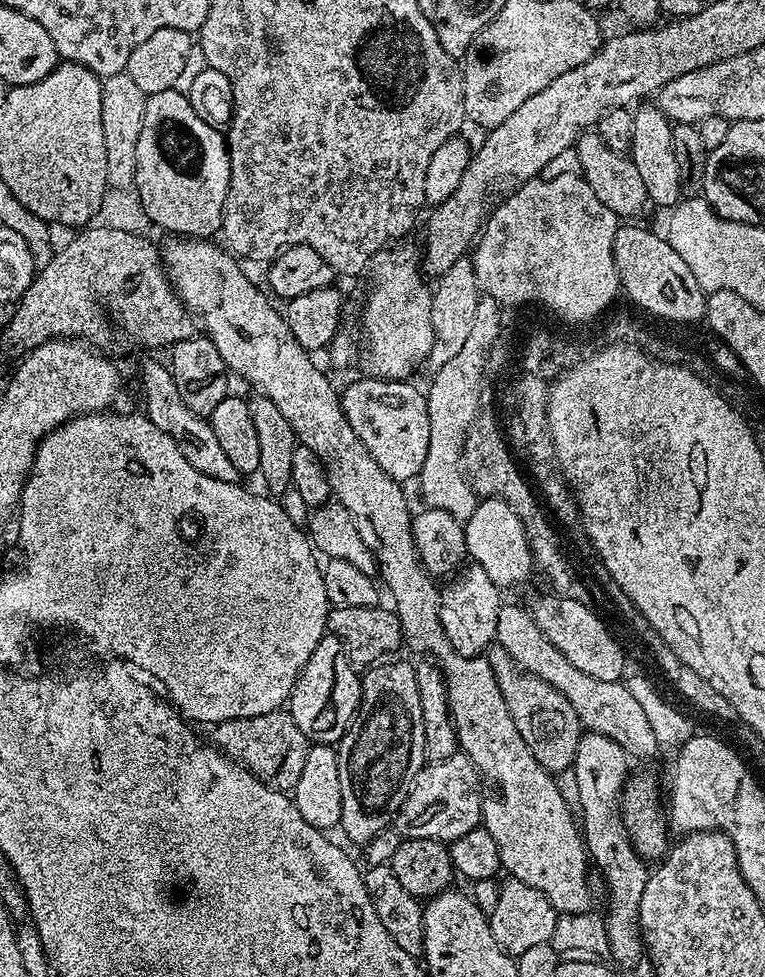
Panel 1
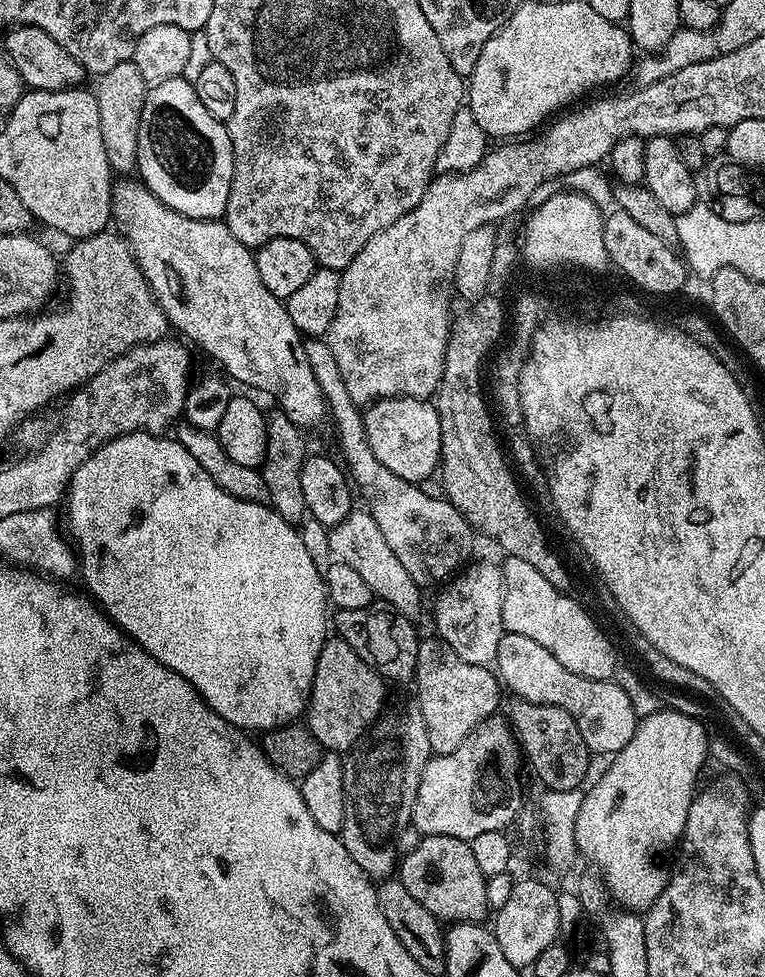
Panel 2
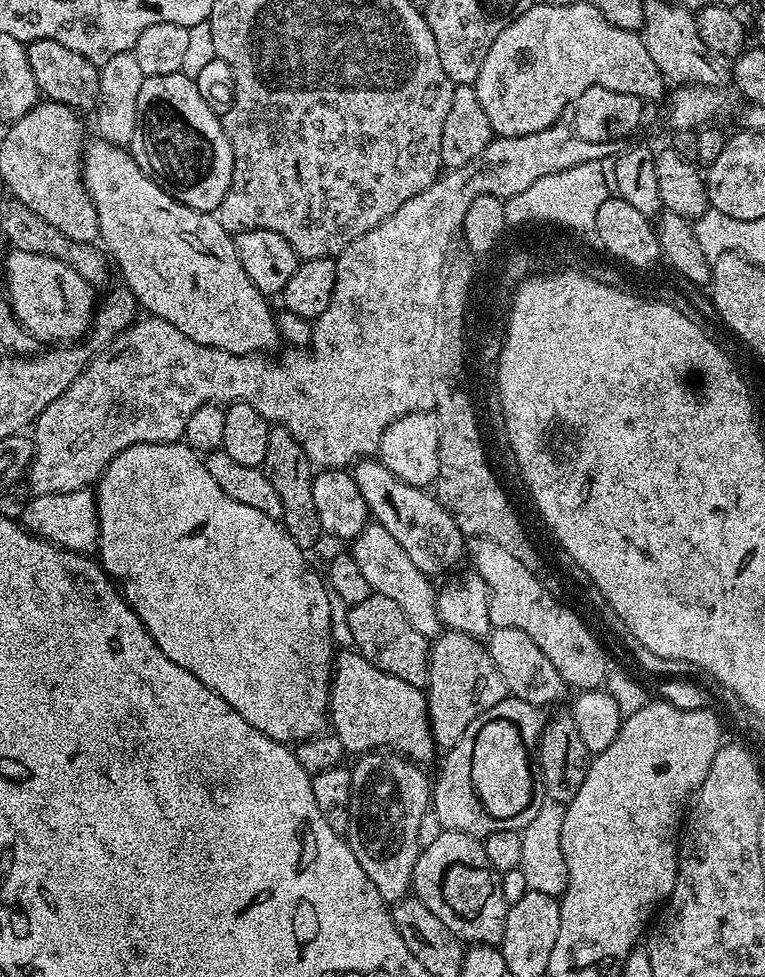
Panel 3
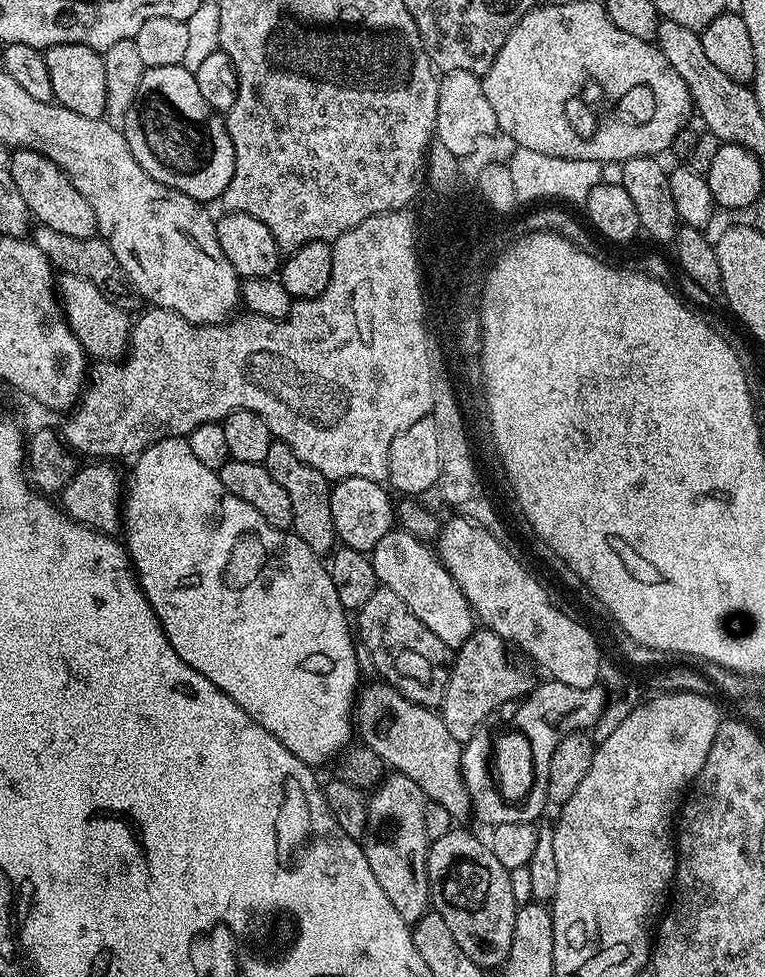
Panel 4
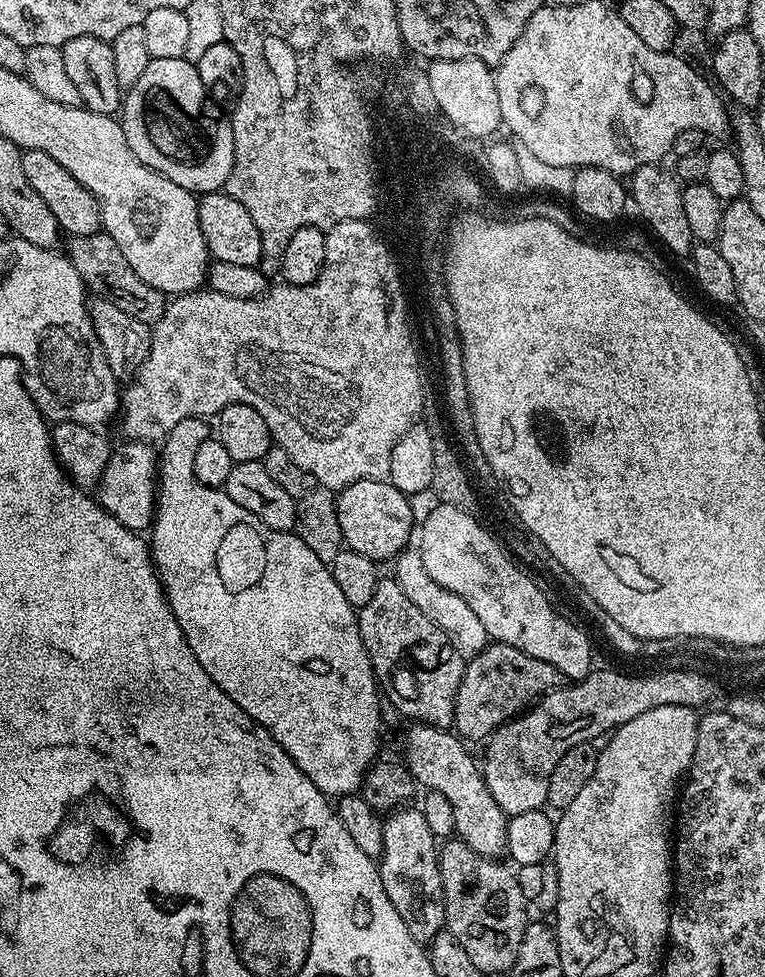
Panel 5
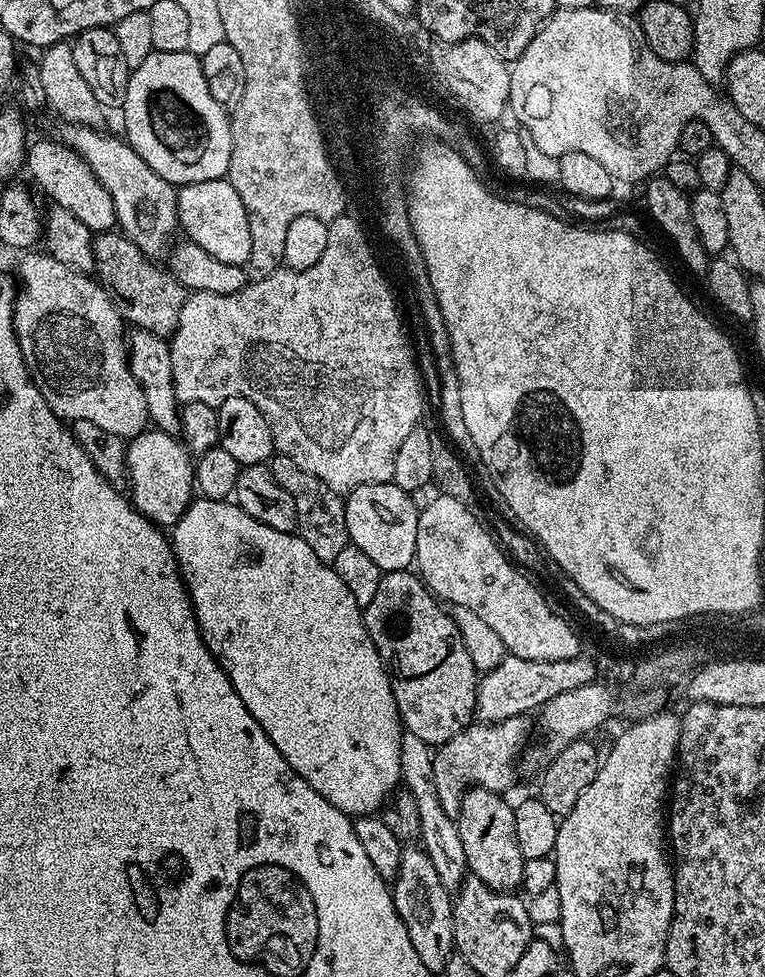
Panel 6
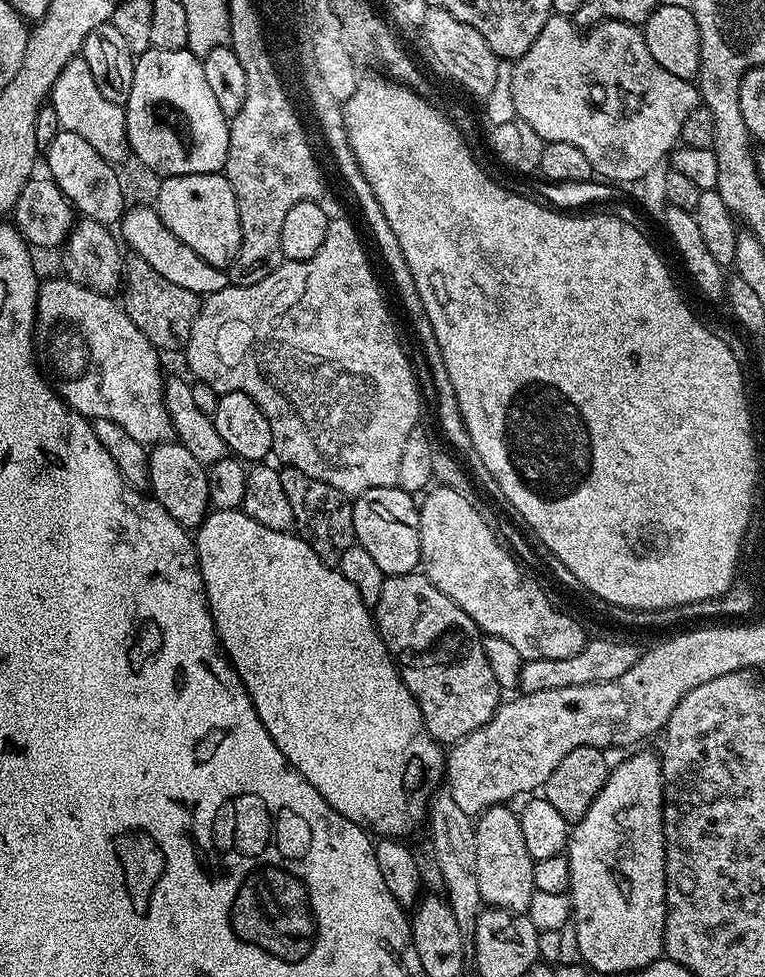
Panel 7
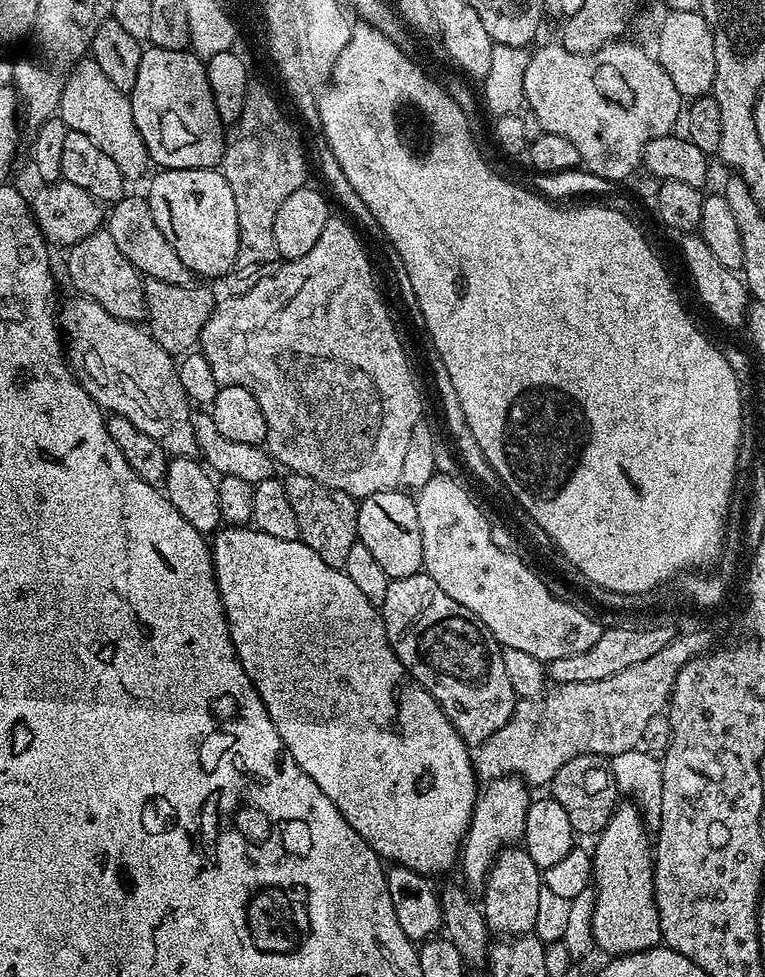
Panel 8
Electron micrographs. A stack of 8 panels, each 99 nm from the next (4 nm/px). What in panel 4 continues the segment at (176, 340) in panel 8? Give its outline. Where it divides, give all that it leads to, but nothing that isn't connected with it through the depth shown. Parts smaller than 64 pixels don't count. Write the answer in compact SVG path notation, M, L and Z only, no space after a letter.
M45 224L33 227L30 239L33 244L38 246L38 250L42 250L42 254L46 254L53 269L69 276L86 278L90 282L94 282L94 286L98 286L98 290L102 290L102 294L106 294L106 298L110 298L110 302L114 302L122 309L132 310L132 307L135 306L136 300L138 301L136 287L130 282L126 270L122 270L118 258L114 258L114 250L110 250L110 246L104 240L96 236L74 238L71 234L50 230L50 226Z

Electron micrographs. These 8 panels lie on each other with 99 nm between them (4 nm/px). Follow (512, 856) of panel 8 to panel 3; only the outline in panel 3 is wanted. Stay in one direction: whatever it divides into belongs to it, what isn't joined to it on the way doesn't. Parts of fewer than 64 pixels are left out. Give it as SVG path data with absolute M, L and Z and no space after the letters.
M351 651L335 653L332 695L328 698L330 728L338 742L342 742L345 753L391 750L421 766L435 761L438 749L432 739L425 689L410 686L410 682L402 682L402 678L386 670L378 670L361 652Z

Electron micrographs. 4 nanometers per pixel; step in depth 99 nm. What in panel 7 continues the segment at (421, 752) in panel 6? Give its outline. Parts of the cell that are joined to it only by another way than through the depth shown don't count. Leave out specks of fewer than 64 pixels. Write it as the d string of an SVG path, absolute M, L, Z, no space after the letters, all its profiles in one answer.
M446 788L435 789L429 797L426 826L430 828L430 847L435 854L445 884L446 899L451 906L455 921L467 933L477 930L477 918L483 907L481 891L478 890L477 836L473 817L459 809Z

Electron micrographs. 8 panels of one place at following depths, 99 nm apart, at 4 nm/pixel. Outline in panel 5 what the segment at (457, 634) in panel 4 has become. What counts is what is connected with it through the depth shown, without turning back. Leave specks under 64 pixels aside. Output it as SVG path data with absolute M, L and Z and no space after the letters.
M419 551L401 552L395 557L395 564L394 579L398 586L402 586L402 594L406 594L406 598L410 598L410 602L414 602L414 606L418 606L418 610L422 610L422 614L426 614L426 618L430 618L430 622L434 622L434 626L438 626L438 630L446 634L450 646L454 646L460 656L471 658L488 647L490 637L486 626L482 626L482 621L478 619L478 614L474 614L474 610L470 610L470 606L466 606L466 602L462 602L458 594L446 590L446 586L438 586L438 582L434 582L434 578L426 574L426 566L422 563Z

